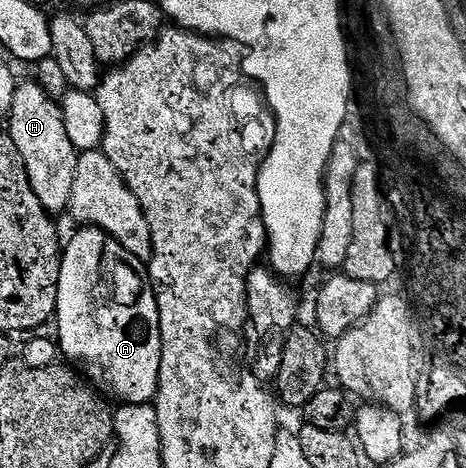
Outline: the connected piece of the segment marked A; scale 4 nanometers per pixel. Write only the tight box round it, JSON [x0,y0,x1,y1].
[57,227,162,405]

